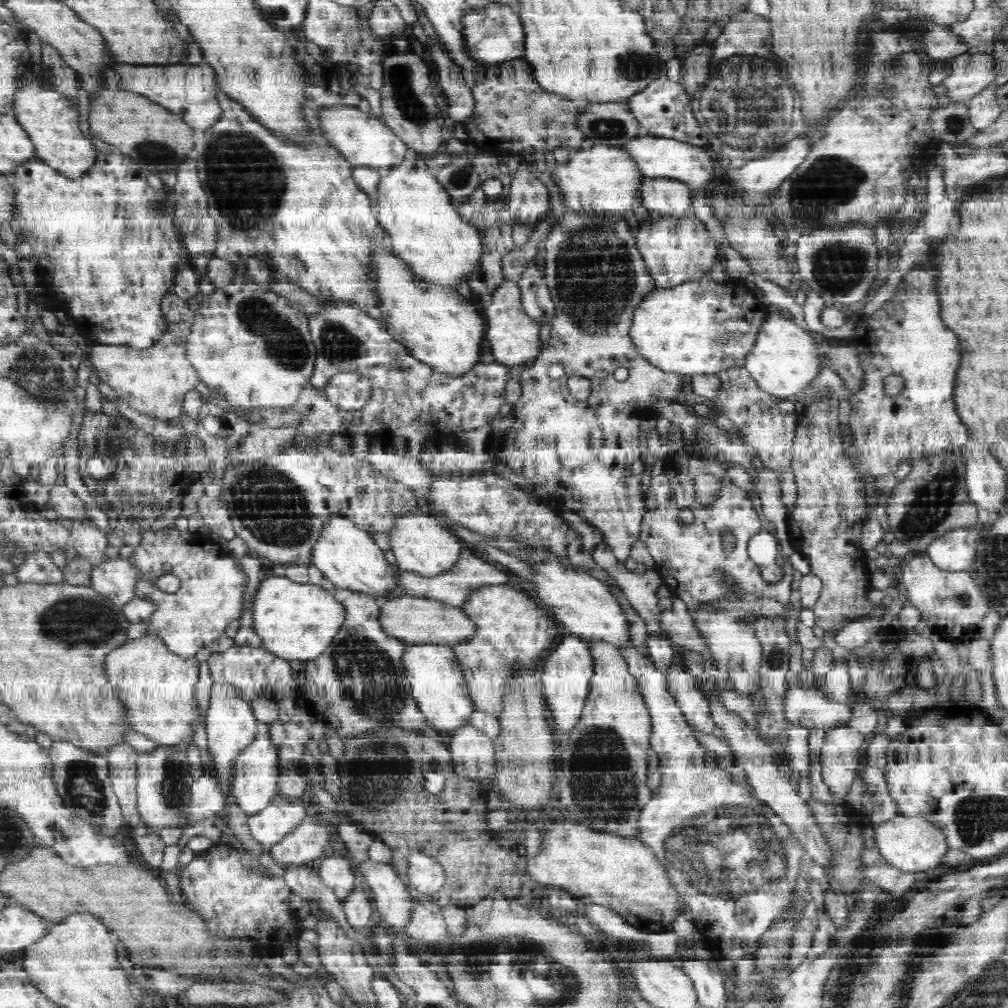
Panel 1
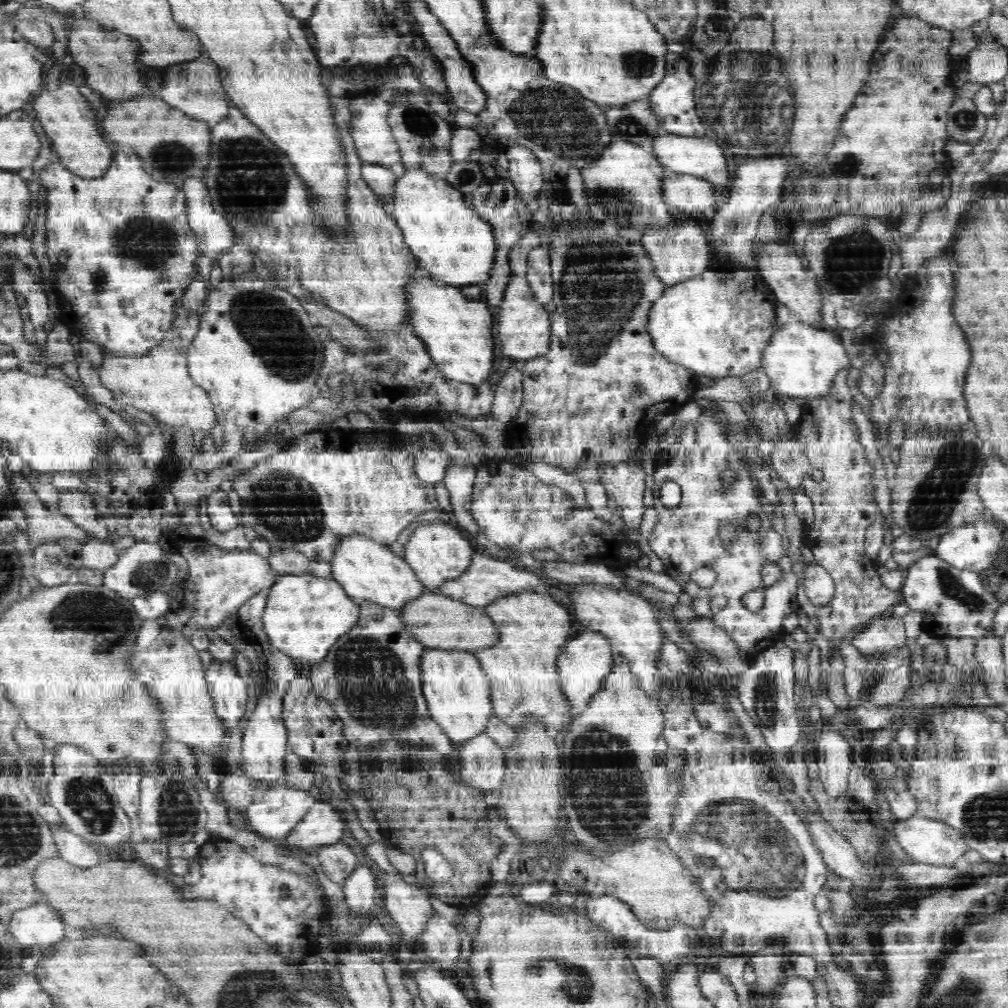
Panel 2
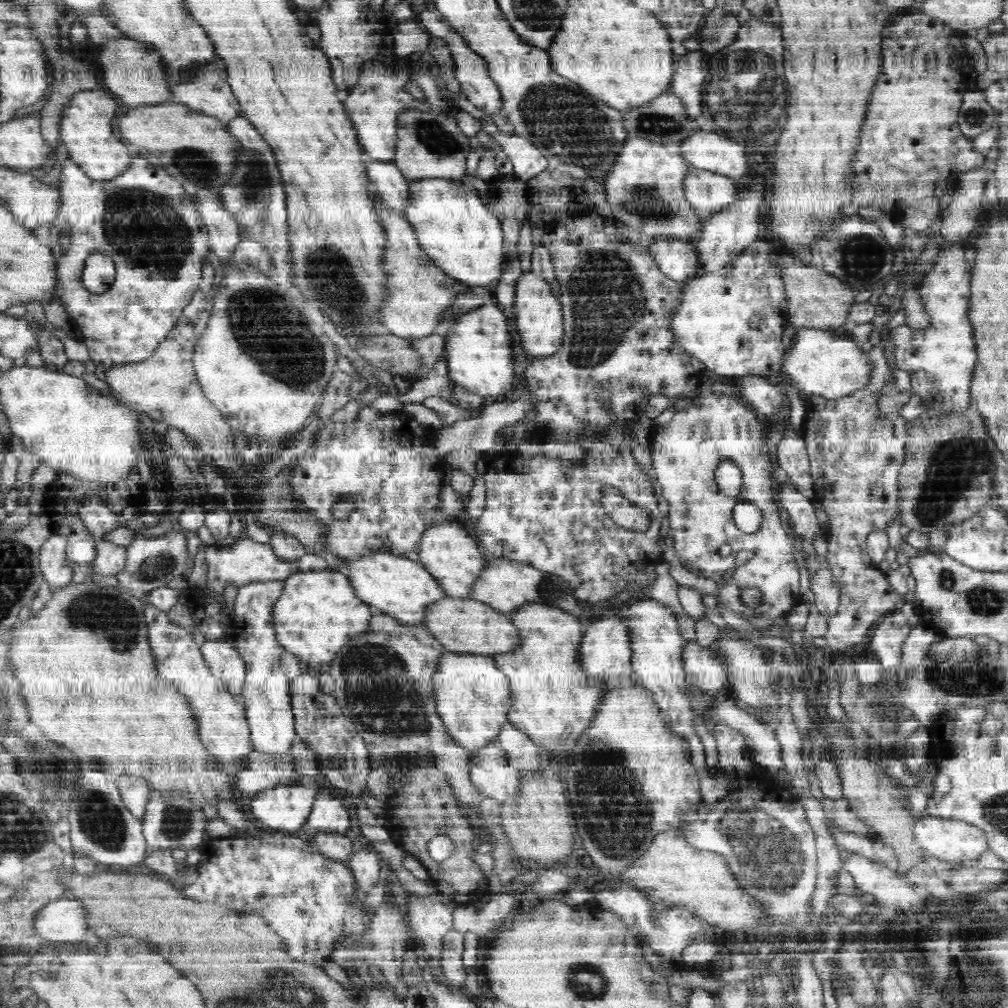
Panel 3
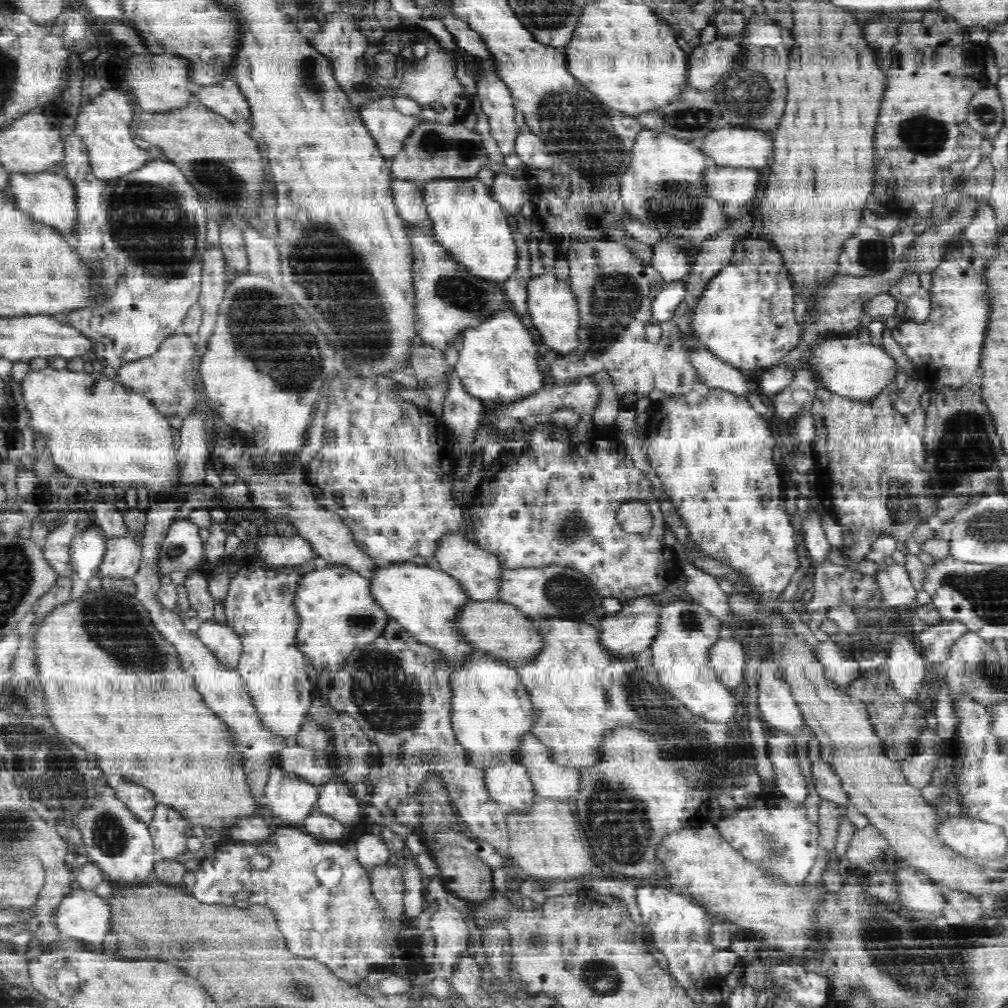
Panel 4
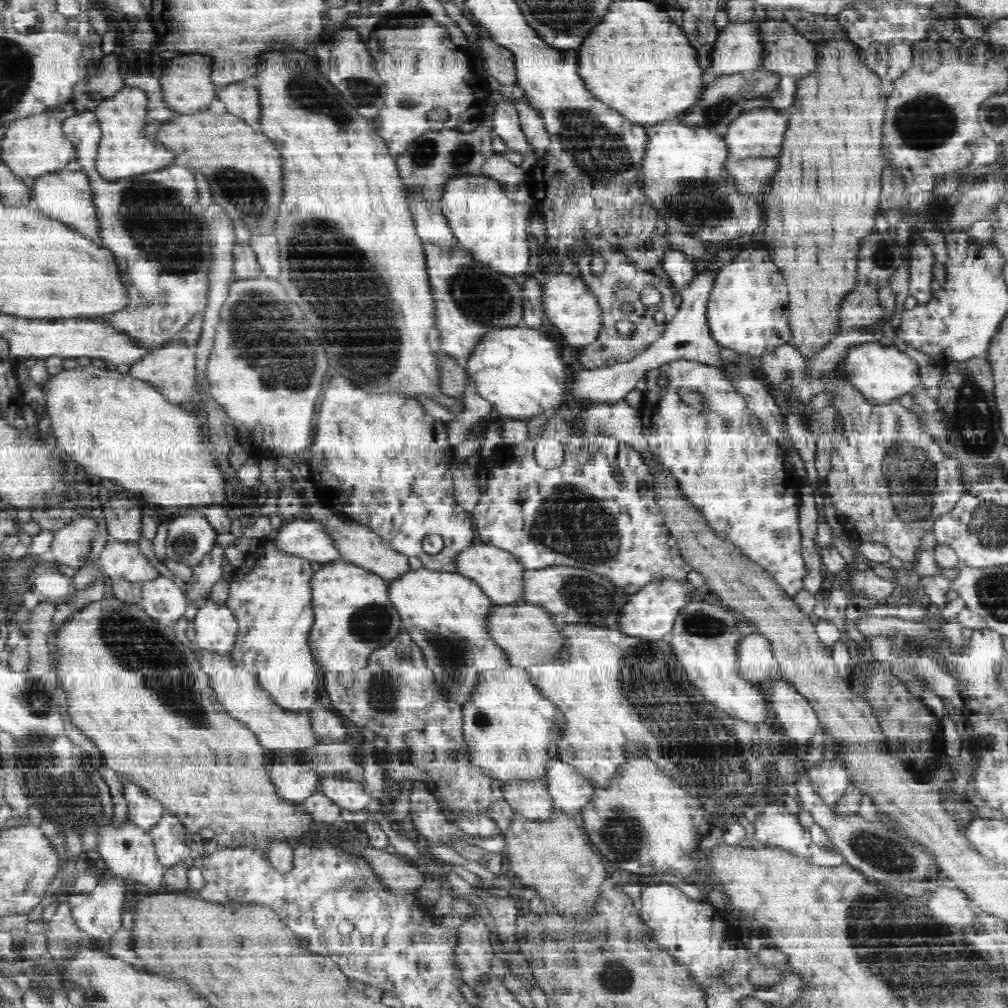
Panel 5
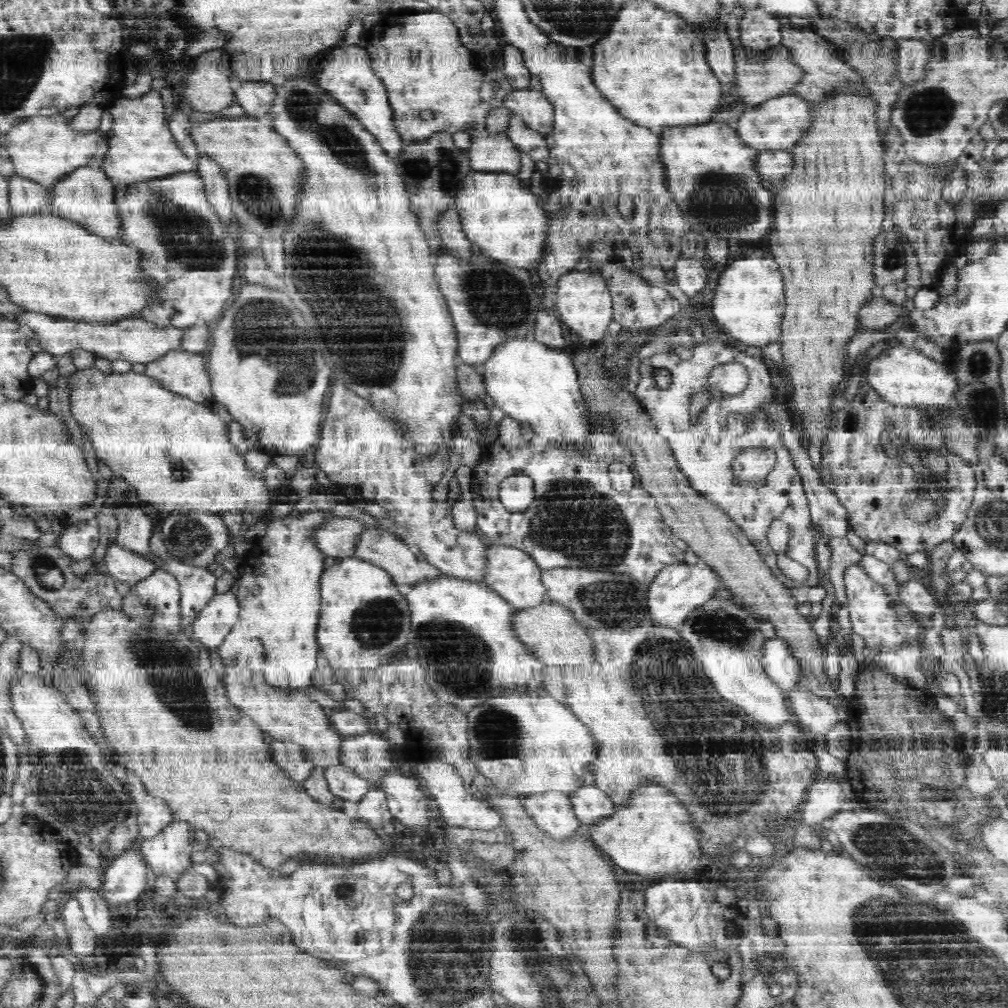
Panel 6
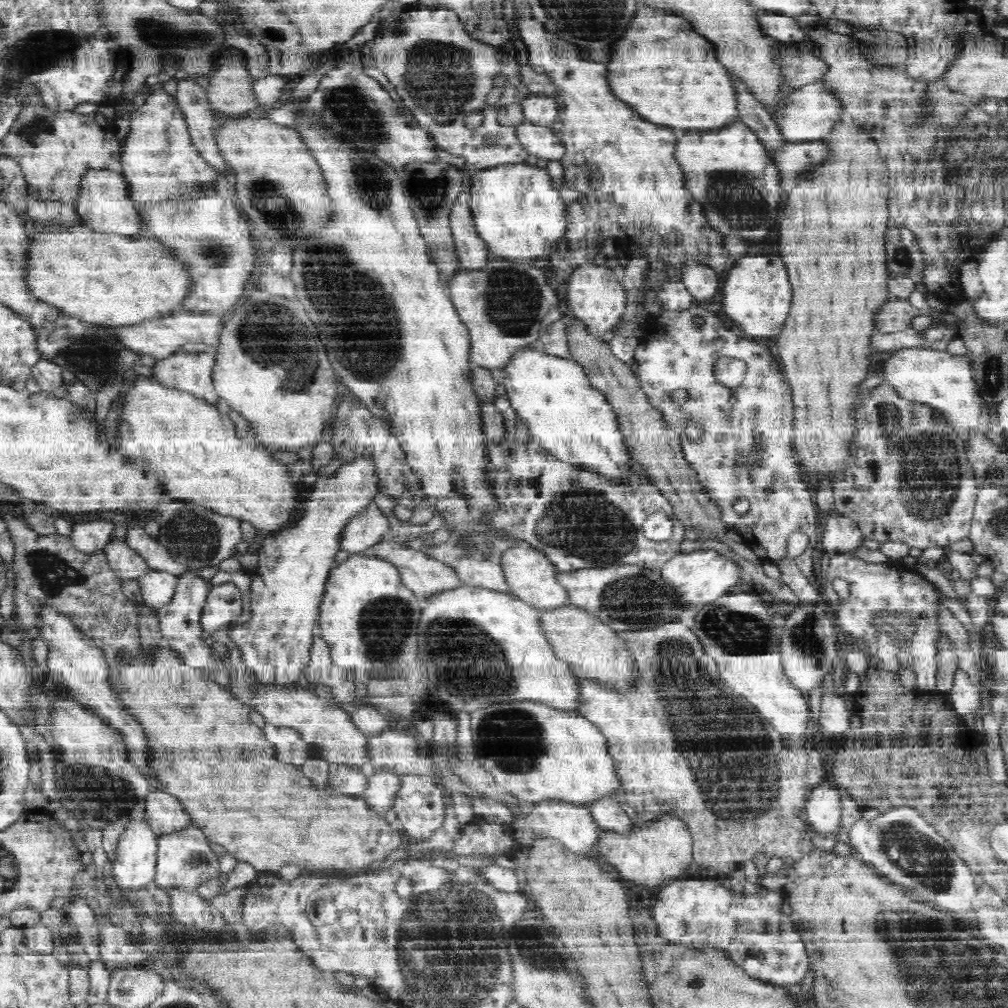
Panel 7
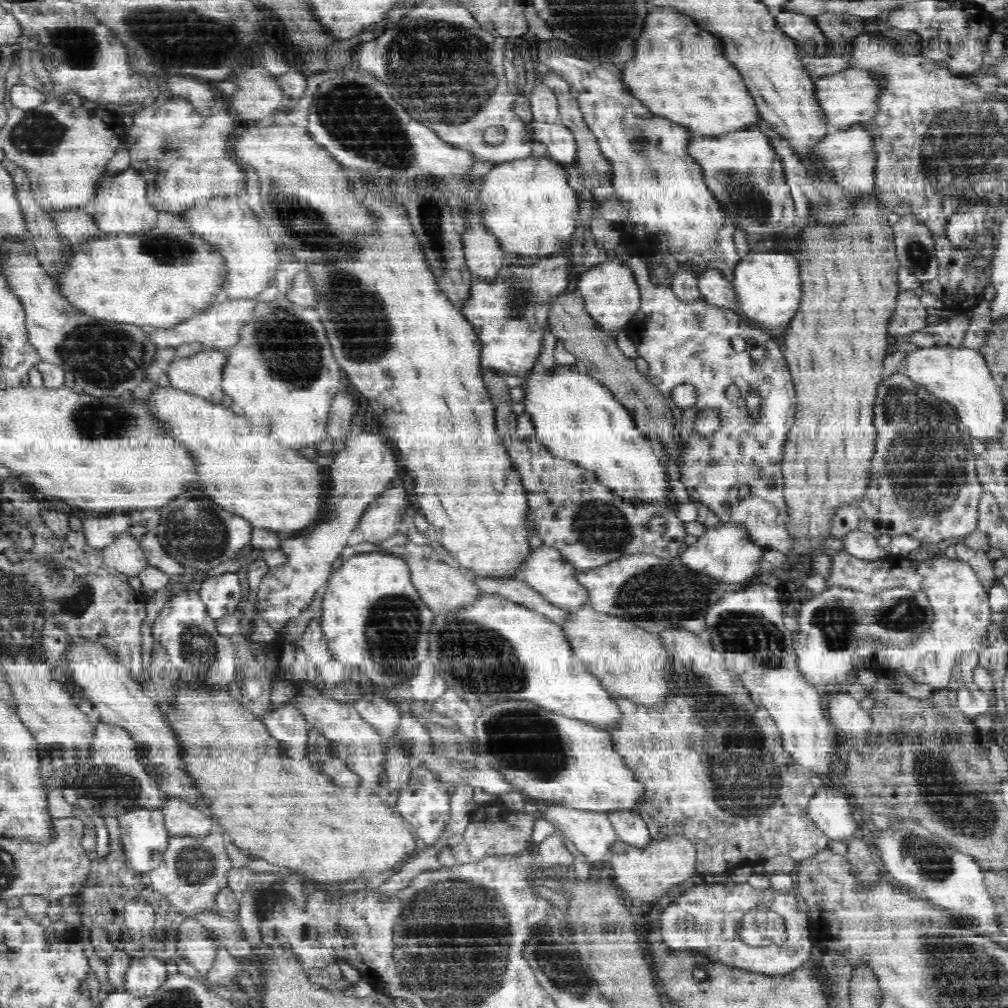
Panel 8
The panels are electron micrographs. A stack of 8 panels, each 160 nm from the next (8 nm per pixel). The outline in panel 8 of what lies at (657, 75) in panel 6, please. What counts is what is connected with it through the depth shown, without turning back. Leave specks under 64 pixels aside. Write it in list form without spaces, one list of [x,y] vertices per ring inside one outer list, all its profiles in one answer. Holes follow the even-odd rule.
[[[672,7],[650,12],[646,30],[636,42],[636,56],[624,68],[624,78],[630,92],[652,112],[692,128],[694,138],[736,133],[761,118],[741,71],[724,54],[720,56],[720,40]]]

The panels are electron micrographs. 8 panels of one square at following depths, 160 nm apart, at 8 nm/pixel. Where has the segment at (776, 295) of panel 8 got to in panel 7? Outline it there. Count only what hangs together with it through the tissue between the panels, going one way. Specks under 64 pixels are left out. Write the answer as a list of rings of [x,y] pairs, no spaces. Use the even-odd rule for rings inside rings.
[[[744,256],[730,270],[723,286],[722,312],[746,335],[765,339],[780,334],[792,306],[792,288],[782,256]]]

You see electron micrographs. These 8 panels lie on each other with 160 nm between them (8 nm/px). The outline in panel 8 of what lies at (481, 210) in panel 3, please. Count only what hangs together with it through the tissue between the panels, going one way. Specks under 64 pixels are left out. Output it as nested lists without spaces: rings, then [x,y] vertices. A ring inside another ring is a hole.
[[[530,154],[527,158],[498,163],[483,176],[479,200],[483,210],[483,222],[488,230],[499,238],[505,251],[516,255],[539,255],[545,258],[568,250],[572,234],[578,228],[580,198],[578,192],[570,186],[565,168],[565,164],[558,163],[552,158]]]

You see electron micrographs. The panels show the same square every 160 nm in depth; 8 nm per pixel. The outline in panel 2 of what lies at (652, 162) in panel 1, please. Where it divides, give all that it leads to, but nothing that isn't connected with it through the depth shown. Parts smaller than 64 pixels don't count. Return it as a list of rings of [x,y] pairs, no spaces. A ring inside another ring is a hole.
[[[667,134],[654,140],[654,153],[658,155],[658,159],[664,163],[664,167],[674,172],[683,172],[684,174],[693,174],[706,178],[712,184],[726,185],[732,178],[730,170],[728,170],[728,152],[724,152],[722,146],[718,146],[714,140],[706,138],[706,136],[684,136],[676,134]]]

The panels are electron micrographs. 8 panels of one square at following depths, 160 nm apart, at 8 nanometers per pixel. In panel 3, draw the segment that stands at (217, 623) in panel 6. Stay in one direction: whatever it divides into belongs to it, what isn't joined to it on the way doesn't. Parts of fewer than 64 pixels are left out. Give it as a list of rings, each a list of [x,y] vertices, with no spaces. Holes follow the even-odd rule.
[[[224,636],[220,639],[206,638],[200,650],[213,674],[228,683],[232,694],[240,695],[245,678],[245,662],[232,642],[228,642]]]

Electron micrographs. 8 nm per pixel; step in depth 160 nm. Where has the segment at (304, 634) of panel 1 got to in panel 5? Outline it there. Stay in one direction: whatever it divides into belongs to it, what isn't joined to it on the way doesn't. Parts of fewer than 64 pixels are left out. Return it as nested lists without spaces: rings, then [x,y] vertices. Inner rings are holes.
[[[332,561],[314,573],[312,586],[316,622],[310,632],[310,649],[323,671],[368,668],[370,655],[390,646],[404,632],[402,617],[389,597],[389,583],[374,571],[352,561]]]

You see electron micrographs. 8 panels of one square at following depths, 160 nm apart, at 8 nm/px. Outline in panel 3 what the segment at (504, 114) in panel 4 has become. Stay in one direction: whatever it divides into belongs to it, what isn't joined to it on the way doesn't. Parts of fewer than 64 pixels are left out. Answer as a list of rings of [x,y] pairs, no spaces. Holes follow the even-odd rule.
[[[424,11],[418,14],[418,20],[423,28],[433,36],[441,37],[451,49],[453,61],[455,62],[455,72],[457,80],[461,85],[461,92],[475,104],[475,106],[488,115],[504,114],[503,112],[503,96],[497,82],[490,76],[487,60],[473,51],[466,41],[452,28],[452,26],[444,19],[438,17],[434,11]]]

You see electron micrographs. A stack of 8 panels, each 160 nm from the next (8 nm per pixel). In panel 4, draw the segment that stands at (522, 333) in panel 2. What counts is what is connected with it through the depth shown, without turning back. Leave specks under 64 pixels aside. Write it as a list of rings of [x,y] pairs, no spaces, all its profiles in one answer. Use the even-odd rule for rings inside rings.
[[[554,266],[543,276],[534,278],[529,284],[529,315],[531,322],[539,330],[541,342],[561,355],[576,350],[581,343],[581,314],[577,294],[568,280],[558,280]]]

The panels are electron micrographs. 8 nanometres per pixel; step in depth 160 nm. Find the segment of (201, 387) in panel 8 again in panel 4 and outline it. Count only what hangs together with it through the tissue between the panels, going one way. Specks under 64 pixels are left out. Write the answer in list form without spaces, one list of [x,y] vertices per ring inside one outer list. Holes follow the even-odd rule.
[[[177,333],[166,338],[154,354],[123,363],[117,369],[116,378],[134,390],[141,390],[164,415],[170,417],[179,415],[184,420],[194,406],[192,382],[189,379],[194,358],[196,358],[194,336]]]

